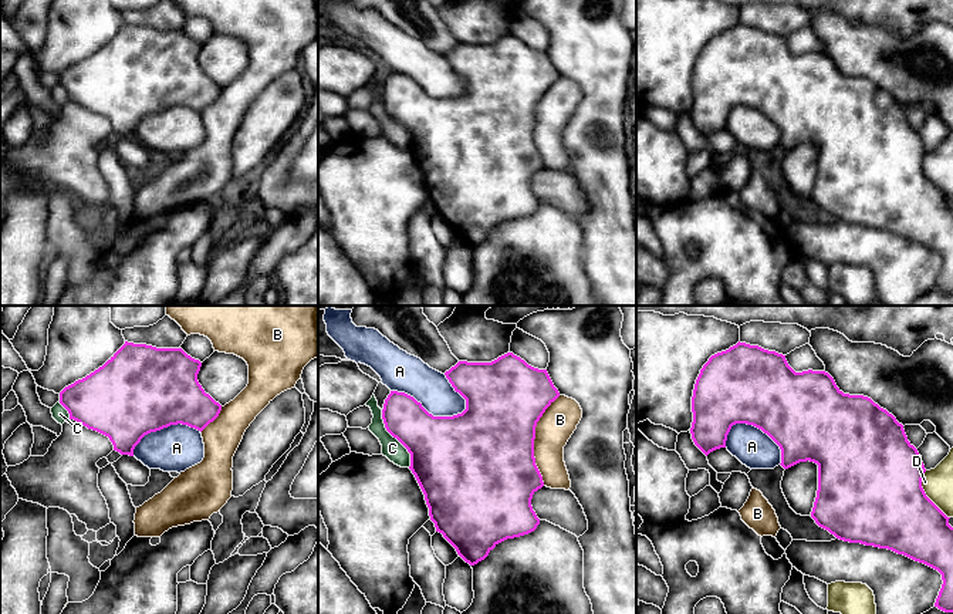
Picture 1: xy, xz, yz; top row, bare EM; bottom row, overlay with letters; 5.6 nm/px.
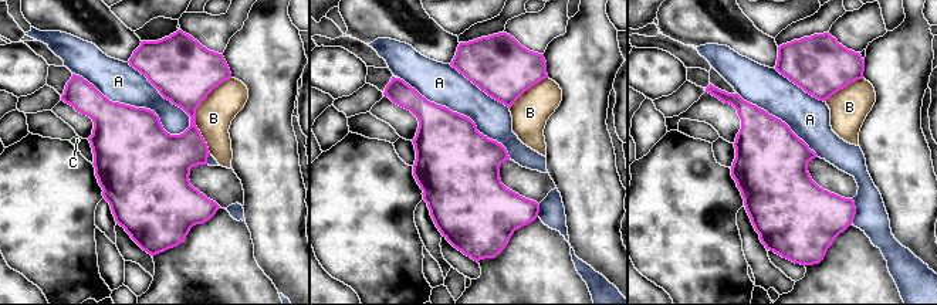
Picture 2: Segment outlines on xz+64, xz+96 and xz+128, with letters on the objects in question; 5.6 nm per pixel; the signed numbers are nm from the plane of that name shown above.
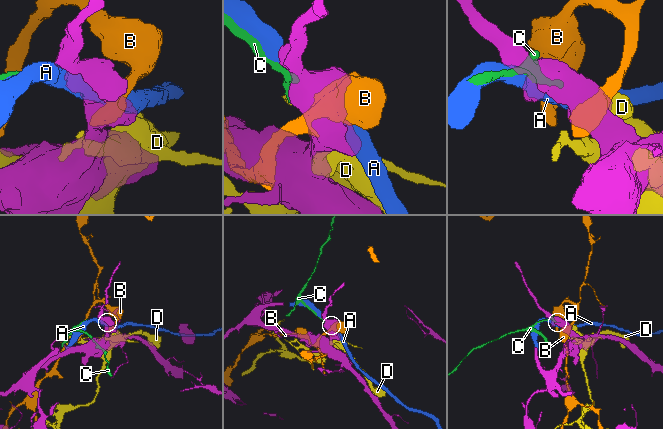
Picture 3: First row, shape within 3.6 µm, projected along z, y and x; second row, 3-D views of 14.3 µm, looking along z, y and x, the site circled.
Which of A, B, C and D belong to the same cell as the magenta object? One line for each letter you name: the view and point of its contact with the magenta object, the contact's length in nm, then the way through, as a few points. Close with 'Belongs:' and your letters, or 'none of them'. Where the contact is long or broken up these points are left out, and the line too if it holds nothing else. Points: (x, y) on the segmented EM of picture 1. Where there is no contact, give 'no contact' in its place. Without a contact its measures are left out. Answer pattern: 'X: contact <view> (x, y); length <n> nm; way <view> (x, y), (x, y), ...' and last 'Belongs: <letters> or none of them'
A: contact xz (428, 412); length 440 nm
Belongs: A

